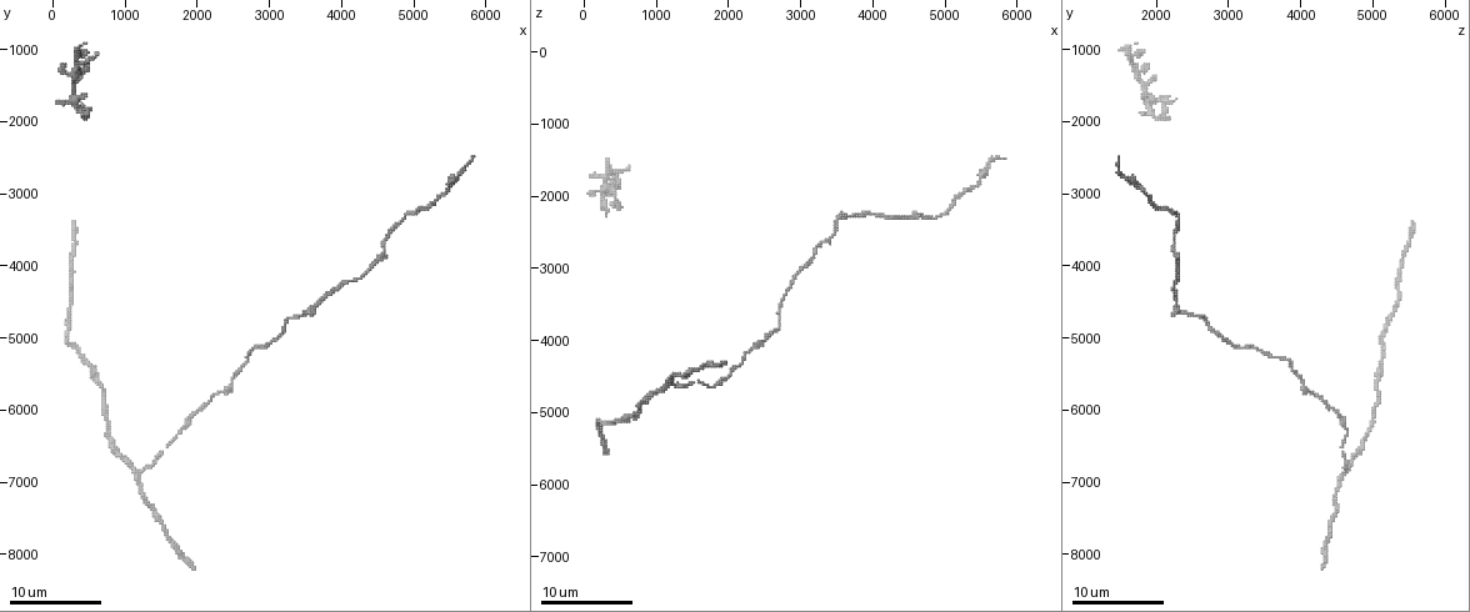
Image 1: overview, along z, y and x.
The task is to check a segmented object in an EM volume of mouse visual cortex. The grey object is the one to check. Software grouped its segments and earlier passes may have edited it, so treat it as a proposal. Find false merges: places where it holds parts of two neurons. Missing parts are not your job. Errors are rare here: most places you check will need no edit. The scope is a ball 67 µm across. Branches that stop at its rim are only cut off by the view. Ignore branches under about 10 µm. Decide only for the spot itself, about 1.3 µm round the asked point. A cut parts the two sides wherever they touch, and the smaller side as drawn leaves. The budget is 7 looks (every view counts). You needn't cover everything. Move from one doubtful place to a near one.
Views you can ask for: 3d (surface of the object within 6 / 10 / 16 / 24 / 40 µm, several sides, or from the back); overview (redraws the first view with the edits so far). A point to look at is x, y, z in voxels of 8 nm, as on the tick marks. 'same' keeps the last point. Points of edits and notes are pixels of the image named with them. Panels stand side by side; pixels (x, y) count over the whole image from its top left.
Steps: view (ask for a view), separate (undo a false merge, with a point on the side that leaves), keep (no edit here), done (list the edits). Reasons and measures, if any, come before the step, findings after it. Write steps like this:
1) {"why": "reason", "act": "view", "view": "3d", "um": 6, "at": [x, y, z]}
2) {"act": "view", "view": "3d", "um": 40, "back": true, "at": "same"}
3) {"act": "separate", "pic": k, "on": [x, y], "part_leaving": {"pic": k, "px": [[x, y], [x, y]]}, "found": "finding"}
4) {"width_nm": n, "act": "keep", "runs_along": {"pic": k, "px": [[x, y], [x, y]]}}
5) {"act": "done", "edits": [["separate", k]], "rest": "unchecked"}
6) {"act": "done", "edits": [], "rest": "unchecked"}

{"why": "three-way junction", "act": "view", "view": "3d", "um": 6, "at": [1200, 6850, 4600]}

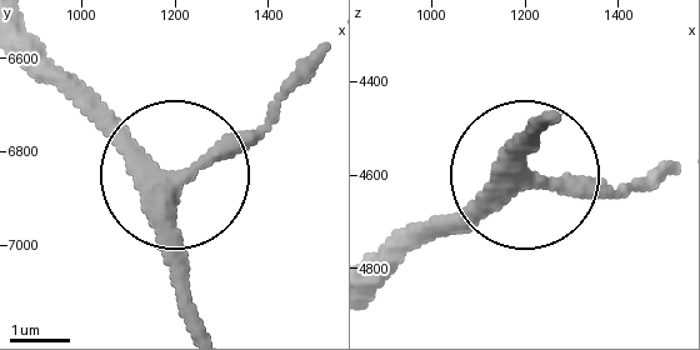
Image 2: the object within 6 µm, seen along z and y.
{"side_arm_um": 14, "arms": 3, "act": "keep", "found": "all the same neuron"}

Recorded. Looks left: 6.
{"why": "narrows sharply", "act": "view", "view": "3d", "um": 6, "at": [4000, 4250, 2250]}

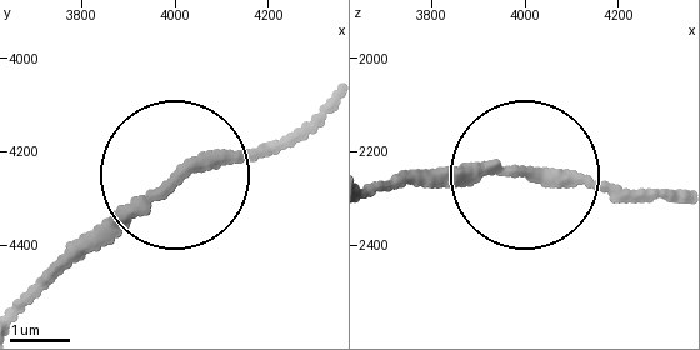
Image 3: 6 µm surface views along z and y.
{"act": "view", "view": "3d", "um": 6, "back": true, "at": [3980, 4290, 2255]}

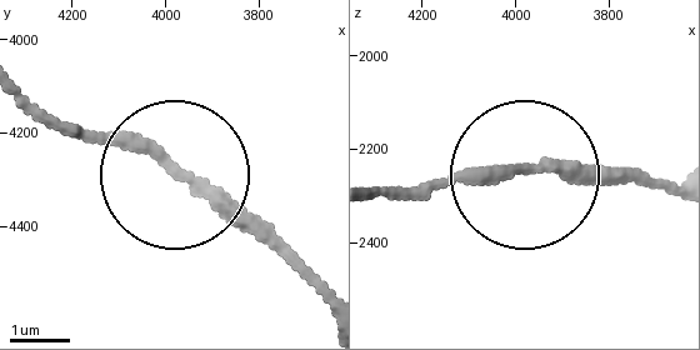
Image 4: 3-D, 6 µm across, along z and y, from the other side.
{"act": "keep", "runs_along": {"pic": 4, "px": [[671, 193], [551, 173], [373, 188]]}, "found": "continuous, no second neuron"}

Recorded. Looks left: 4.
{"why": "calibre changes", "act": "view", "view": "3d", "um": 6, "at": [4550, 3800, 2250]}

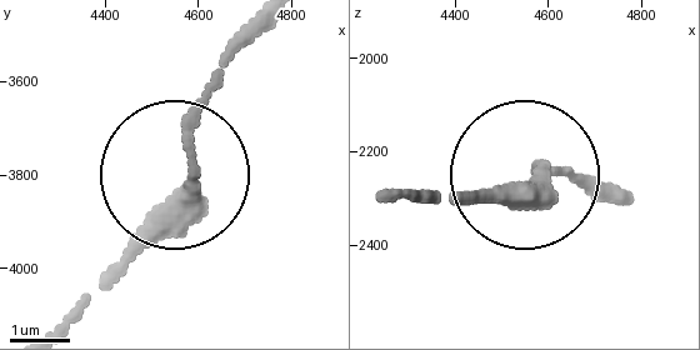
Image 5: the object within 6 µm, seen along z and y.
{"why": "other side", "act": "view", "view": "3d", "um": 6, "back": true, "at": [4580, 3825, 2265]}

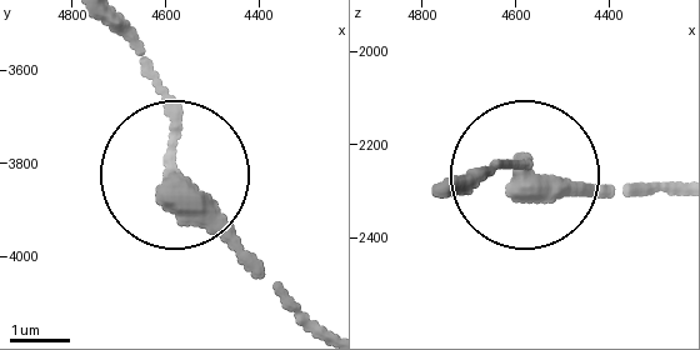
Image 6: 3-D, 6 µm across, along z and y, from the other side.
{"act": "keep", "runs_along": {"pic": 6, "px": [[668, 183], [488, 168]]}, "found": "one neuron here"}

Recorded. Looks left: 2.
{"why": "three arms meet", "act": "view", "view": "3d", "um": 16, "at": [400, 1900, 1900]}

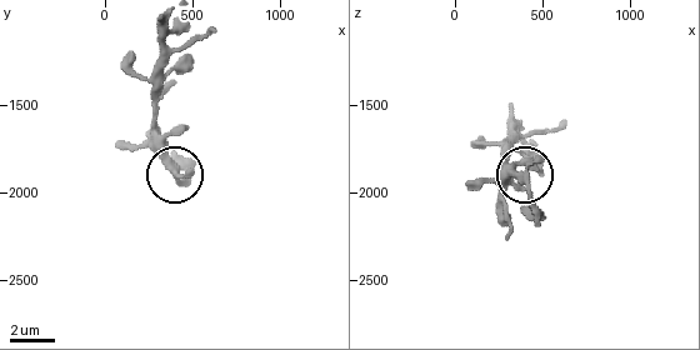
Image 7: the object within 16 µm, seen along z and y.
{"arms": 3, "act": "keep", "found": "one neuron here"}

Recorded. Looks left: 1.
{"act": "done", "edits": [], "rest": "unchecked"}

